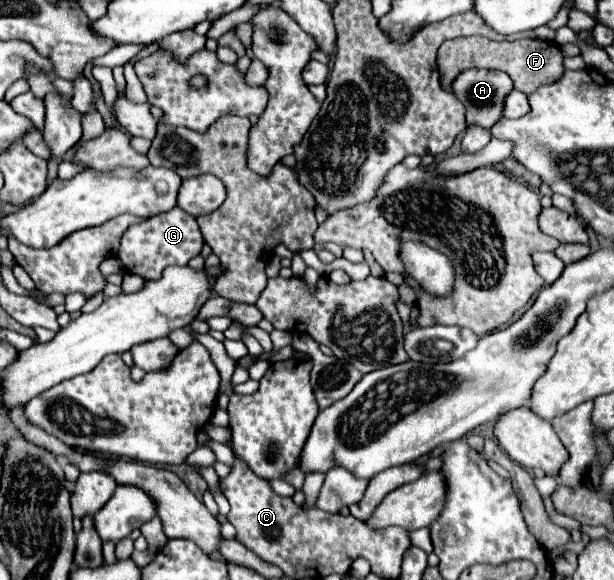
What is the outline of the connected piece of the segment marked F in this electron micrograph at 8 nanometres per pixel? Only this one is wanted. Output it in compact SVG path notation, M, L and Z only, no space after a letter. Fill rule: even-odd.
M469 36L469 38L455 38L447 40L439 48L437 56L439 72L441 72L441 86L447 92L453 92L453 80L469 68L487 68L487 70L503 70L511 76L513 84L517 90L523 94L533 92L541 84L551 84L555 82L563 68L563 52L561 46L553 40L537 40L537 38L527 38L527 40L515 40L515 42L495 42L485 36Z

